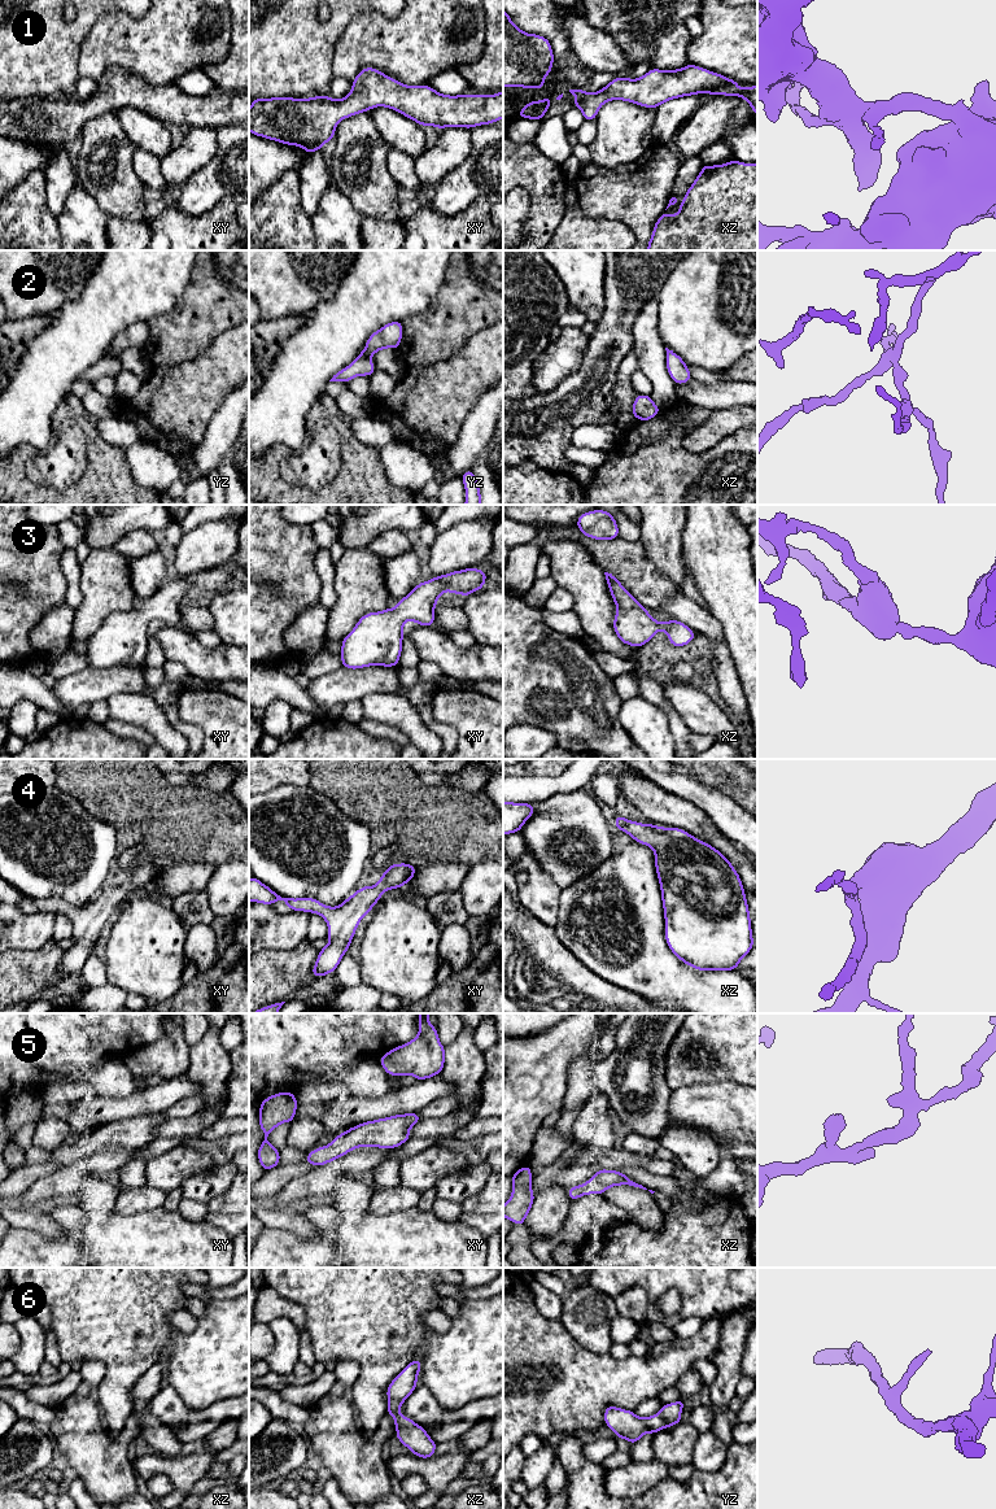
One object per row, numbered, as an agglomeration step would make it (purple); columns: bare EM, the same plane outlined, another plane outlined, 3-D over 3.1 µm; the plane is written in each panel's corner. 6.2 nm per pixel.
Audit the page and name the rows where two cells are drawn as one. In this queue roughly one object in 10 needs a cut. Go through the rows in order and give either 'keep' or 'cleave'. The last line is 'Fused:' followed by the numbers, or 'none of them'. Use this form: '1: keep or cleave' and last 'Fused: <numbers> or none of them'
1: keep
2: keep
3: keep
4: keep
5: keep
6: keep
Fused: none of them

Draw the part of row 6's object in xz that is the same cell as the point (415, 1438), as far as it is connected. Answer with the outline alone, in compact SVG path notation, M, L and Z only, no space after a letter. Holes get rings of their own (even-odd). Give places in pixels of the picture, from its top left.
M412 1360L388 1386L386 1413L394 1417L396 1436L415 1456L431 1458L437 1443L433 1442L424 1427L416 1425L411 1418L399 1414L399 1408L416 1388L421 1360Z

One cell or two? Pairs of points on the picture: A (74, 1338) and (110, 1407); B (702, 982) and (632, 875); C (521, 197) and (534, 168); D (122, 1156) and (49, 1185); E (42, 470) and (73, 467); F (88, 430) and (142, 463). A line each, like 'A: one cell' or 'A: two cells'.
A: one cell
B: one cell
C: two cells
D: one cell
E: one cell
F: two cells

